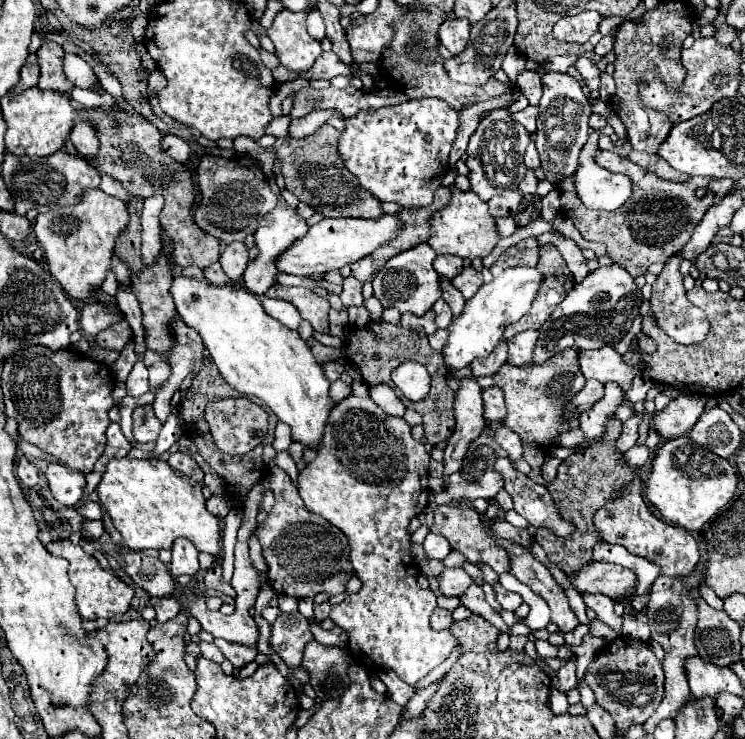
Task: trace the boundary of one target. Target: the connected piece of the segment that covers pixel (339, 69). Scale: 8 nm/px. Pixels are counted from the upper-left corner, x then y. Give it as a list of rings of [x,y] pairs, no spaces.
[[[324,52],[322,56],[318,56],[318,60],[314,62],[314,68],[310,68],[310,72],[302,72],[302,78],[306,80],[330,80],[334,76],[348,76],[352,70],[340,62],[332,52]]]

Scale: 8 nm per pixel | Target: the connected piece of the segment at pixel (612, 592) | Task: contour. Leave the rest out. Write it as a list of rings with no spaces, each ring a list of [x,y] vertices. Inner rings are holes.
[[[592,562],[584,566],[576,576],[570,576],[570,582],[578,592],[600,592],[620,602],[626,602],[628,596],[636,594],[636,574],[608,562]]]

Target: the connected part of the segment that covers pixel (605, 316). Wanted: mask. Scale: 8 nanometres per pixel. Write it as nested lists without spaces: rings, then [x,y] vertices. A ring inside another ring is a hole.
[[[618,264],[608,268],[598,268],[590,272],[582,282],[574,284],[570,294],[558,304],[550,320],[540,328],[538,344],[534,348],[532,364],[544,364],[550,356],[566,348],[604,348],[616,346],[630,330],[638,308],[642,306],[640,288],[634,284],[632,276]]]

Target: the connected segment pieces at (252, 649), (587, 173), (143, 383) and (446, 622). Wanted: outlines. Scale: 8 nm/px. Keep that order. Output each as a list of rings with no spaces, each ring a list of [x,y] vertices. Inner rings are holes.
[[[214,640],[214,644],[222,650],[222,654],[226,656],[226,660],[232,662],[232,666],[238,670],[242,666],[246,666],[248,662],[252,662],[258,654],[256,646],[246,646],[246,644],[232,644],[226,640]]]
[[[592,132],[582,148],[580,164],[574,174],[576,194],[586,208],[594,210],[618,210],[632,192],[630,176],[614,174],[596,164],[594,156],[598,152],[598,132]]]
[[[136,362],[132,372],[128,374],[128,380],[126,380],[126,388],[128,388],[128,394],[130,396],[140,396],[144,392],[150,390],[148,386],[148,368],[144,366],[144,362]]]
[[[434,608],[432,616],[430,616],[430,626],[434,630],[446,630],[452,626],[452,614],[448,610],[442,610],[442,608]]]

